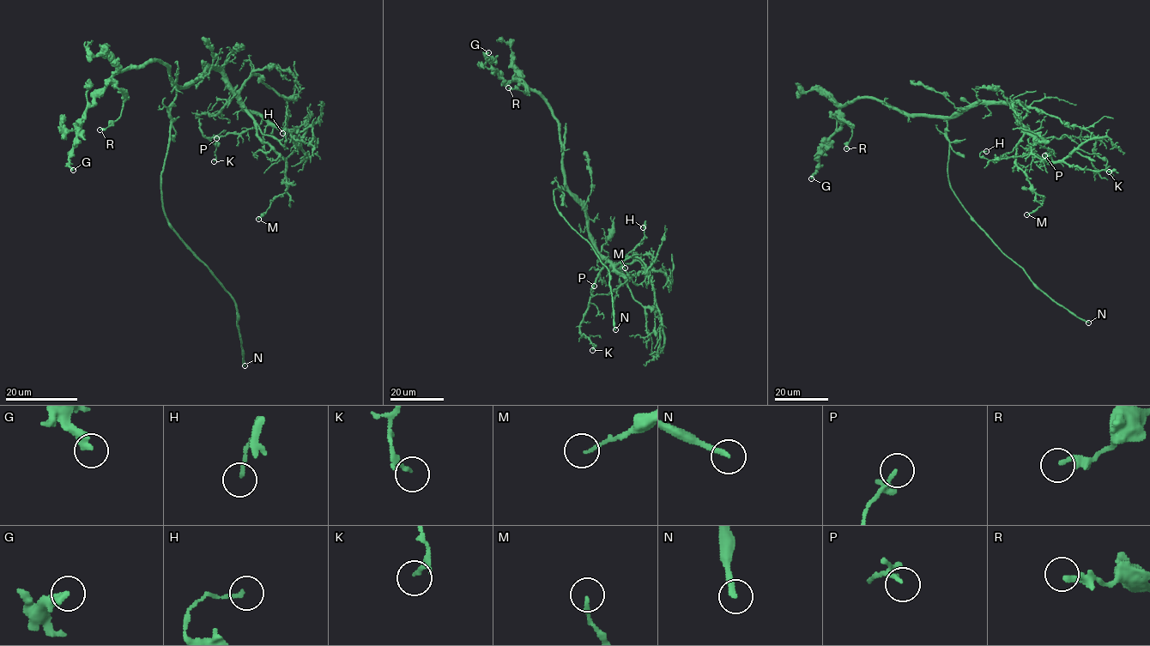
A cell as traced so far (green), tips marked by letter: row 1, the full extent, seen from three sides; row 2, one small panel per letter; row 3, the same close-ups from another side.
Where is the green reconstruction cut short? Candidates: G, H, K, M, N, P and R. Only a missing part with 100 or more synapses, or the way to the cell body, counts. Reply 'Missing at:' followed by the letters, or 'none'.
Missing at: N

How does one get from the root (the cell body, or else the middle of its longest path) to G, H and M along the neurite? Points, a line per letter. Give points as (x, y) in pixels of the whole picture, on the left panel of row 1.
G: (177, 92), (169, 69), (160, 61), (118, 70), (76, 126), (76, 145), (69, 159), (73, 170)
H: (177, 92), (186, 87), (207, 69), (217, 69), (263, 134), (274, 135), (284, 147), (286, 138), (282, 133)
M: (177, 92), (186, 87), (207, 69), (217, 69), (254, 120), (257, 134), (285, 161), (287, 190), (258, 219)

